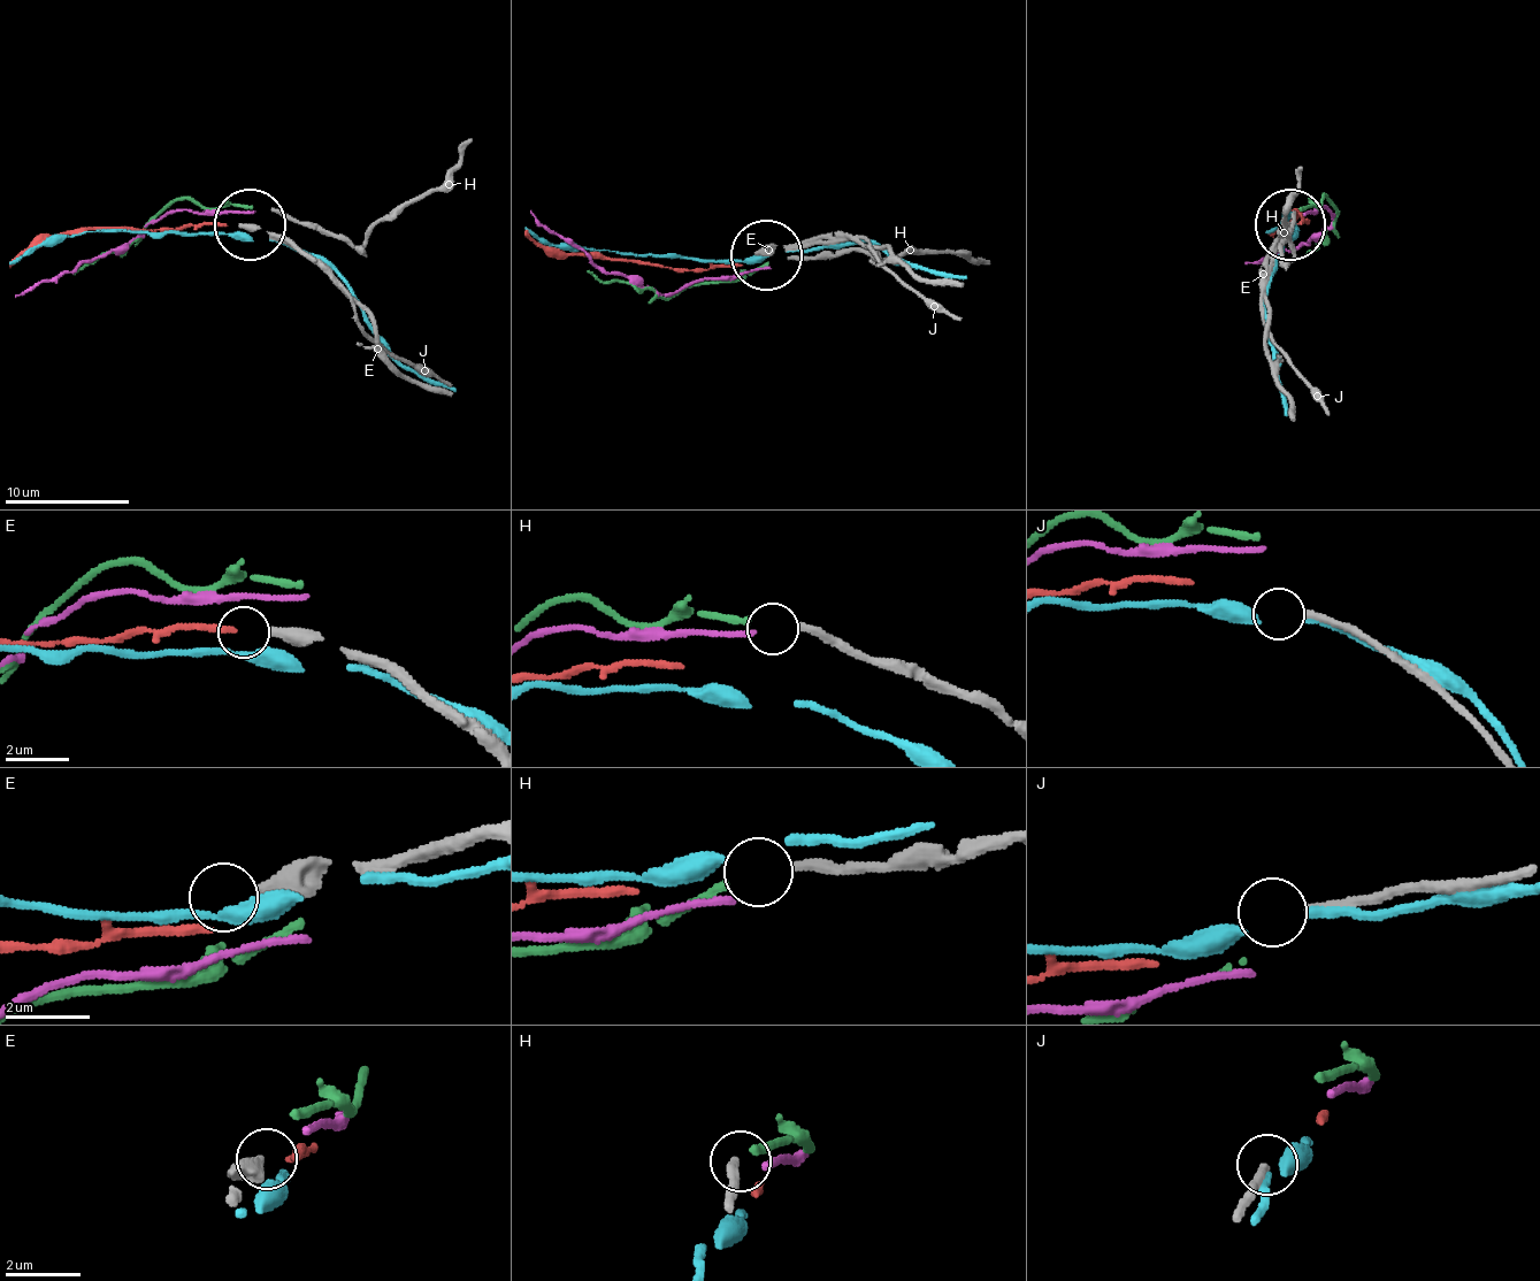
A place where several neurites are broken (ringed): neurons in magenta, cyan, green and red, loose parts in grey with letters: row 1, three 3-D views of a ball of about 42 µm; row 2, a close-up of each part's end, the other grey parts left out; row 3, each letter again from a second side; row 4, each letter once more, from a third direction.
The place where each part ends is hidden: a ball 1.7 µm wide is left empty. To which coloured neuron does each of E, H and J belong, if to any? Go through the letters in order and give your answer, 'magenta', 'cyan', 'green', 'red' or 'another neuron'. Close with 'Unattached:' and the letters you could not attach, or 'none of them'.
E: another neuron
H: another neuron
J: another neuron
Unattached: E, H, J

